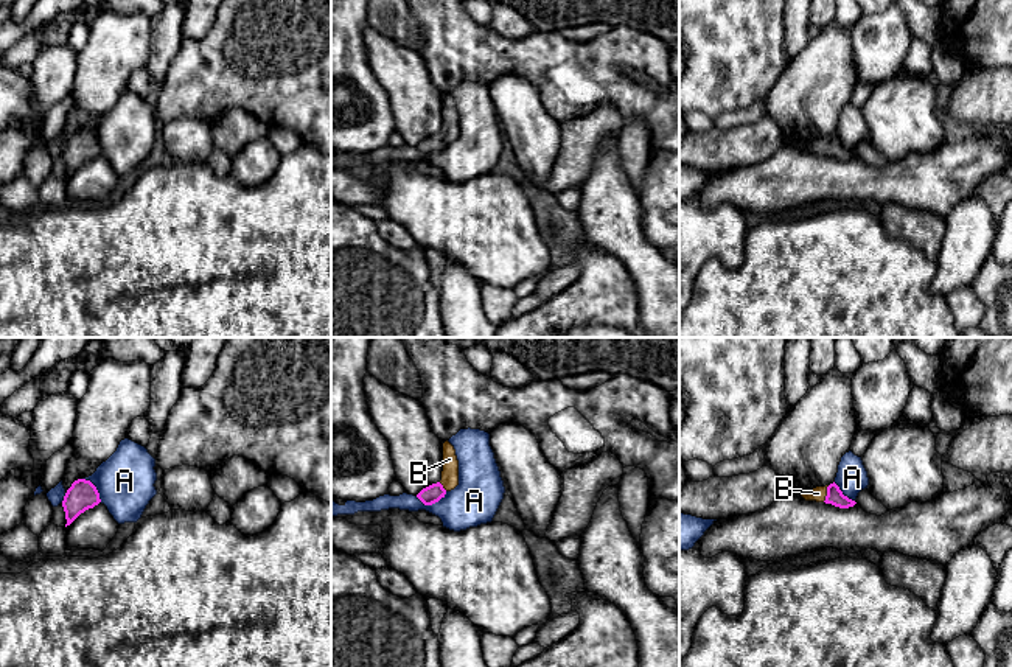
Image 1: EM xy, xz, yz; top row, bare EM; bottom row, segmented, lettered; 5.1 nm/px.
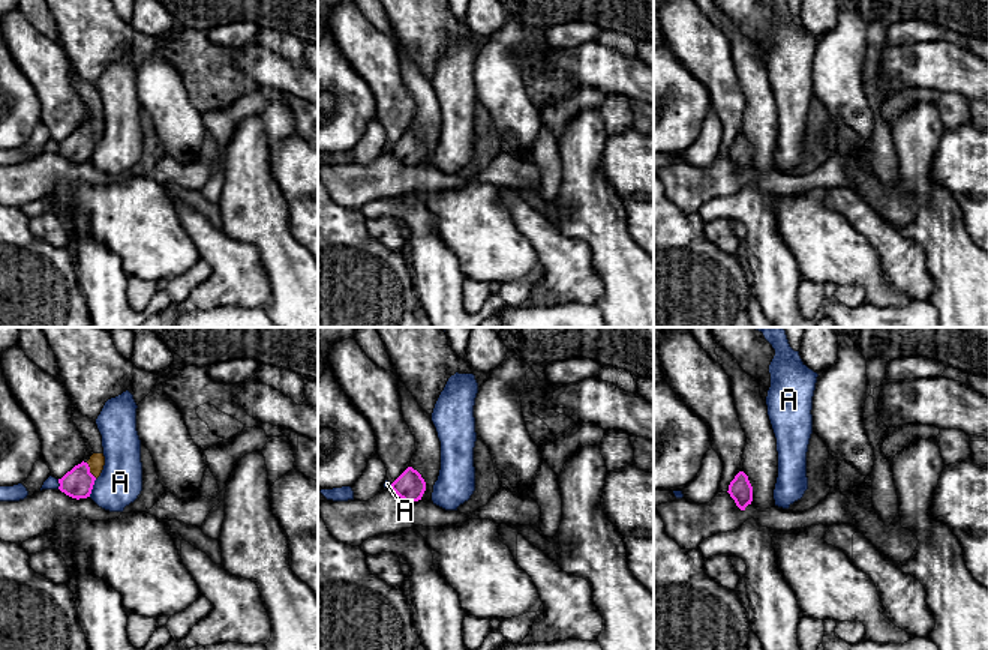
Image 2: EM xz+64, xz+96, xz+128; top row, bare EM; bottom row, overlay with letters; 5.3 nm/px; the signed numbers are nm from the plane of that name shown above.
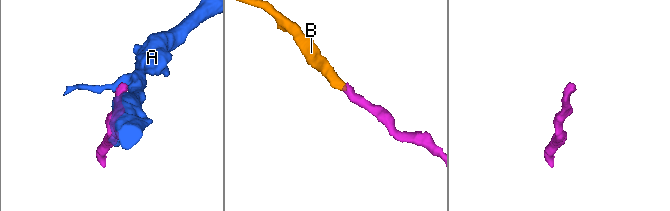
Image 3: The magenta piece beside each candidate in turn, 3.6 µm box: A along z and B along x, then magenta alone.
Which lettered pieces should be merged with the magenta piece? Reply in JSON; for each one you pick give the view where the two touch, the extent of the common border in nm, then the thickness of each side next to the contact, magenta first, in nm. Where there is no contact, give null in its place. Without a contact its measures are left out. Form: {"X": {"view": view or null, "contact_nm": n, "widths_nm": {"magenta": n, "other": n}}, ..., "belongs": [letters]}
{"B": {"view": "yz", "contact_nm": 90, "widths_nm": {"magenta": 90, "other": 70}}, "belongs": ["B"]}

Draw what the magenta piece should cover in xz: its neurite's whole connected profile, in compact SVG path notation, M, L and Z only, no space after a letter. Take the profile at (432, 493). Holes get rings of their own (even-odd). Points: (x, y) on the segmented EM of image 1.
M446 440L443 443L443 471L441 480L423 488L417 498L424 505L438 502L445 494L459 485L459 460L454 446Z

